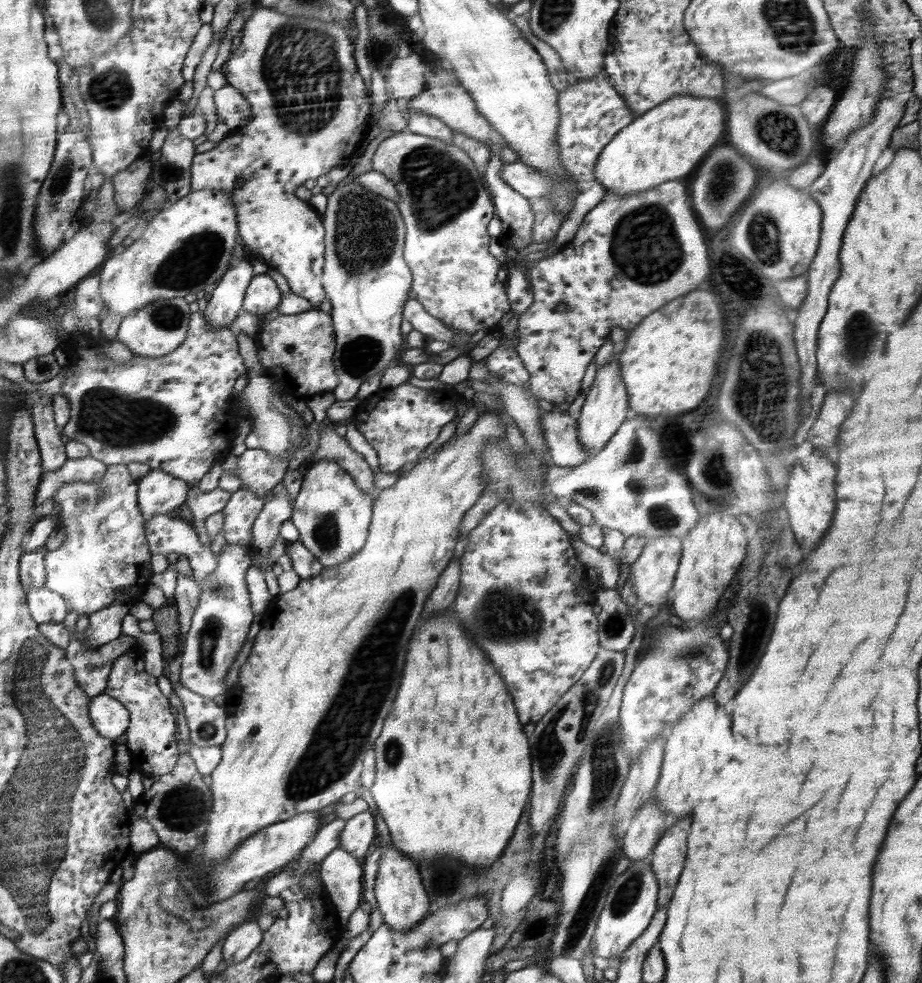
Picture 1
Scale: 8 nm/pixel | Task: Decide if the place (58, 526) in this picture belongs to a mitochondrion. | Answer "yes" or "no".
no

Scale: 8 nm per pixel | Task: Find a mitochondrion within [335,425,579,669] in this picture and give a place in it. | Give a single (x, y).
(499, 611)

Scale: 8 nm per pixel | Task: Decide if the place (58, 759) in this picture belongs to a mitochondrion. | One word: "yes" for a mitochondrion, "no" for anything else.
yes

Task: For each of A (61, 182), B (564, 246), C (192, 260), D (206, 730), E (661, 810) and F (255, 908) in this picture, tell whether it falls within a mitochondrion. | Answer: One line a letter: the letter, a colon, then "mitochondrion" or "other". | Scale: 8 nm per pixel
A: mitochondrion
B: other
C: mitochondrion
D: mitochondrion
E: other
F: other

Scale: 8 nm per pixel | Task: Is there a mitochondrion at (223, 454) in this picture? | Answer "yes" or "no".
no

